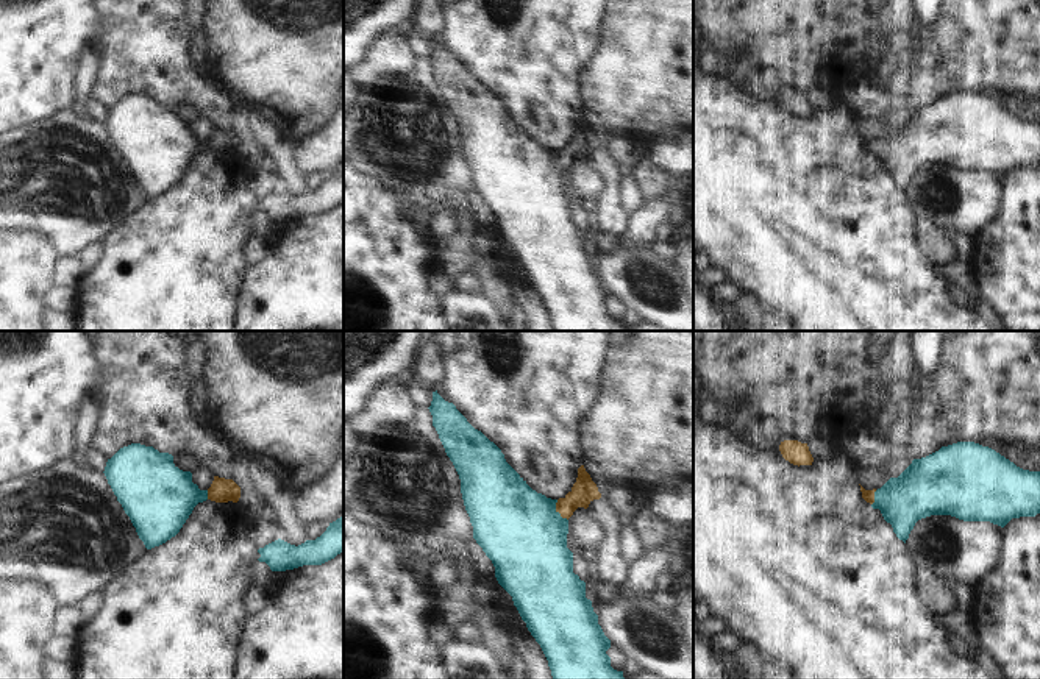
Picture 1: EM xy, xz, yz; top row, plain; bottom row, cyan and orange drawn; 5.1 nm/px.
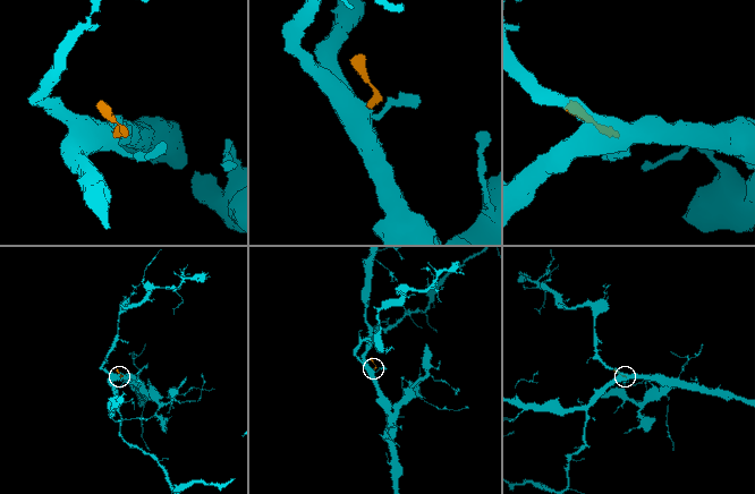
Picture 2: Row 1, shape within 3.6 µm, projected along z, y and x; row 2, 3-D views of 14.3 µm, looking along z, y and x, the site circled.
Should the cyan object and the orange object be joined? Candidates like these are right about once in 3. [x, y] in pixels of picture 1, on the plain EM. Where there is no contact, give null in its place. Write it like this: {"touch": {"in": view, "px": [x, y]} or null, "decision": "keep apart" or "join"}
{"touch": {"in": "xz", "px": [558, 163]}, "decision": "join"}

